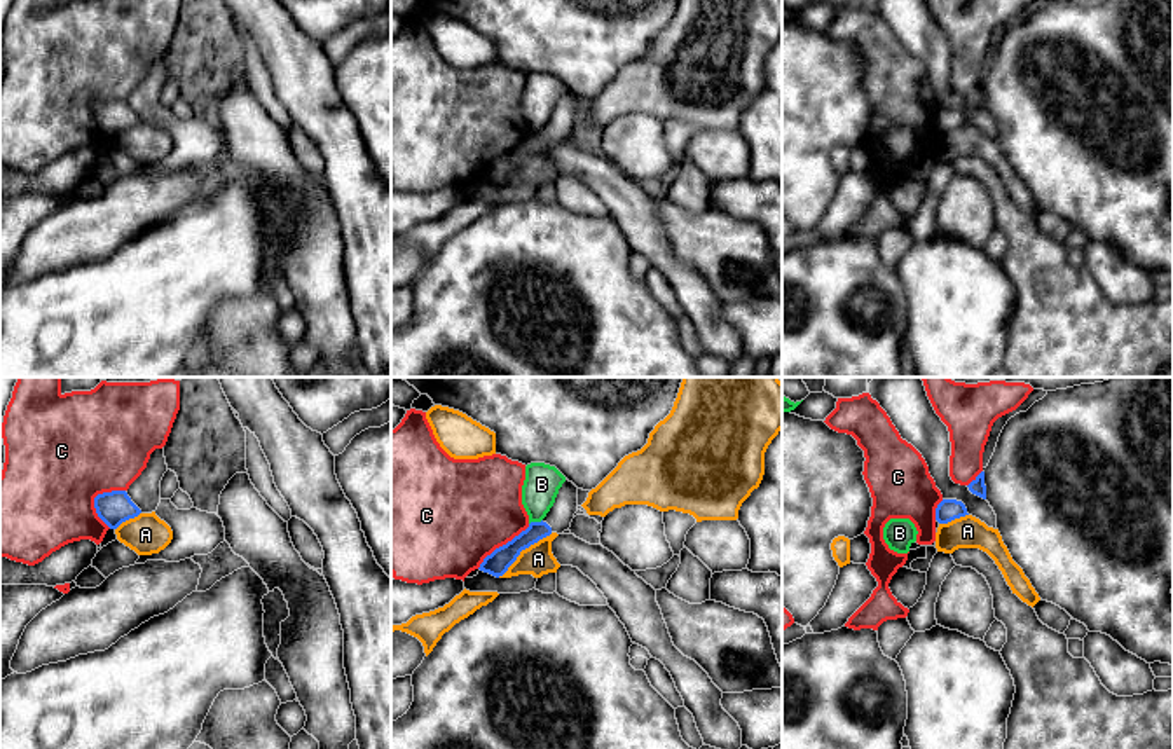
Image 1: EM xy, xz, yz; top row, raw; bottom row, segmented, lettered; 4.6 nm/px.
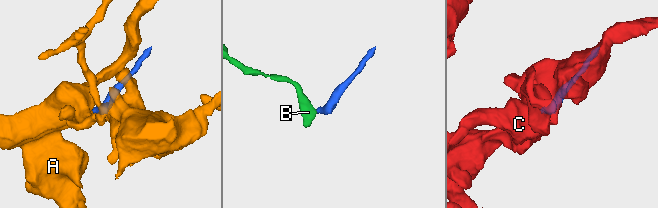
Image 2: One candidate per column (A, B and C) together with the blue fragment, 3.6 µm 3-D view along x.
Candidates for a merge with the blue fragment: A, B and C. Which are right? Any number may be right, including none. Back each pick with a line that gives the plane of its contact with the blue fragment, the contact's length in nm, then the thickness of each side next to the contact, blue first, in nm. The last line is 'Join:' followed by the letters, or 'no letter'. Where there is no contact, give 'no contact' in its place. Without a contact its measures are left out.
Join: no letter

